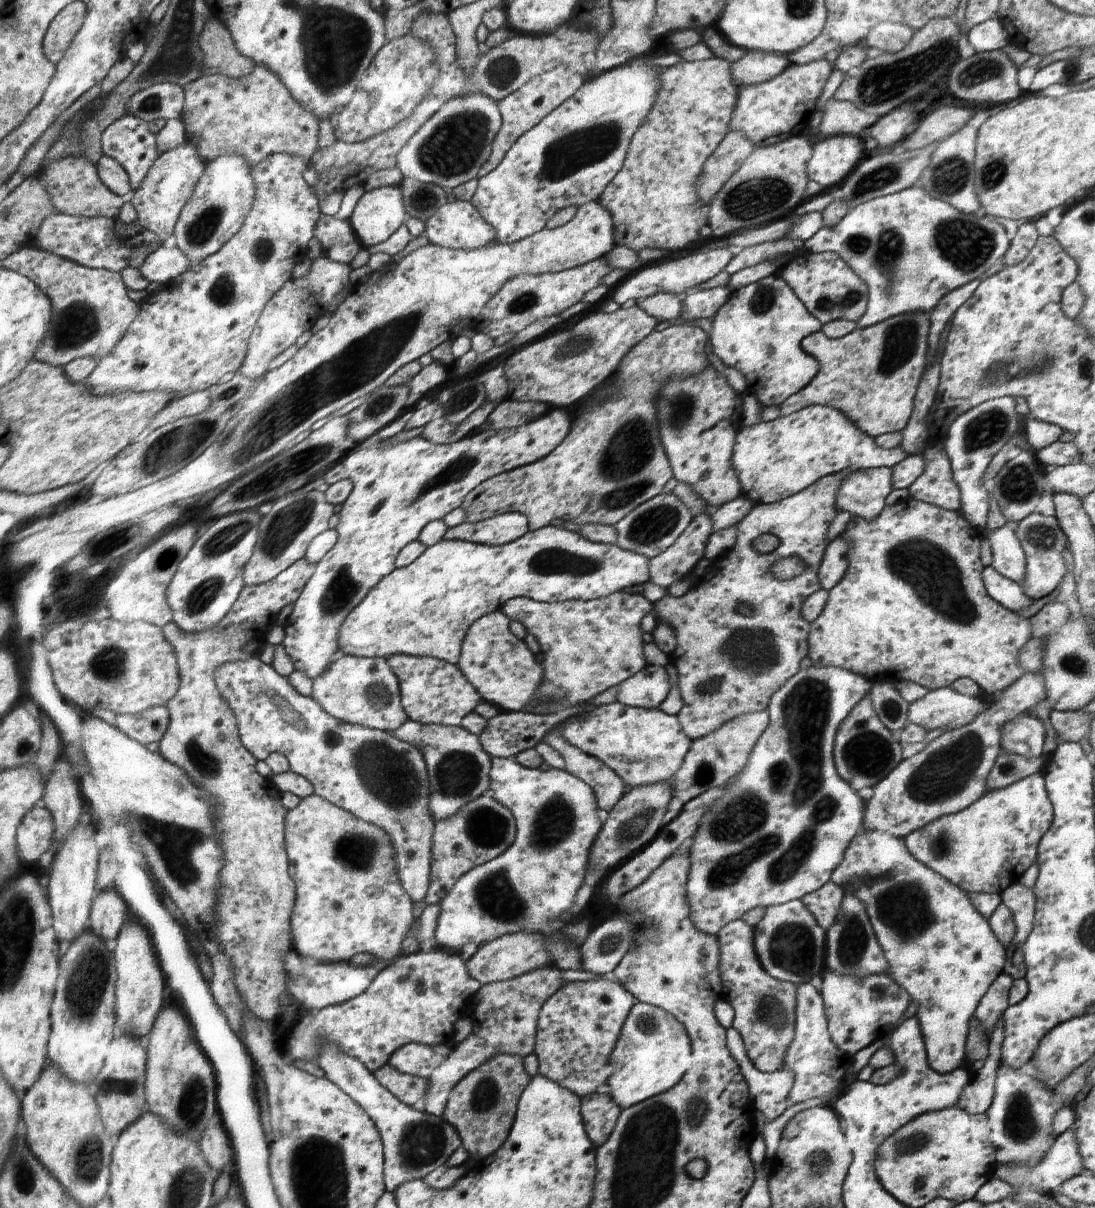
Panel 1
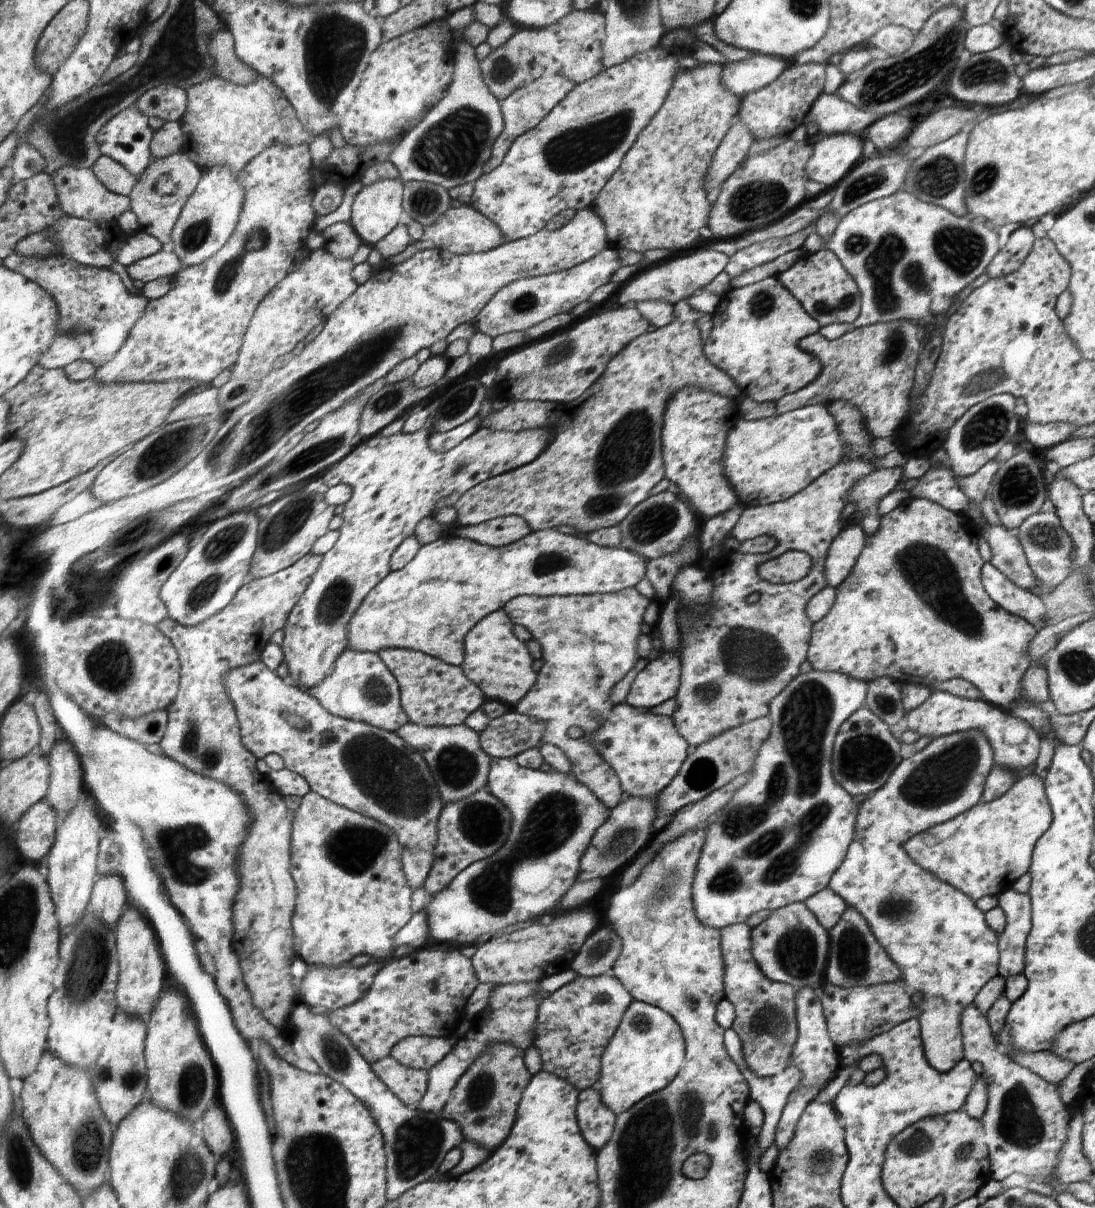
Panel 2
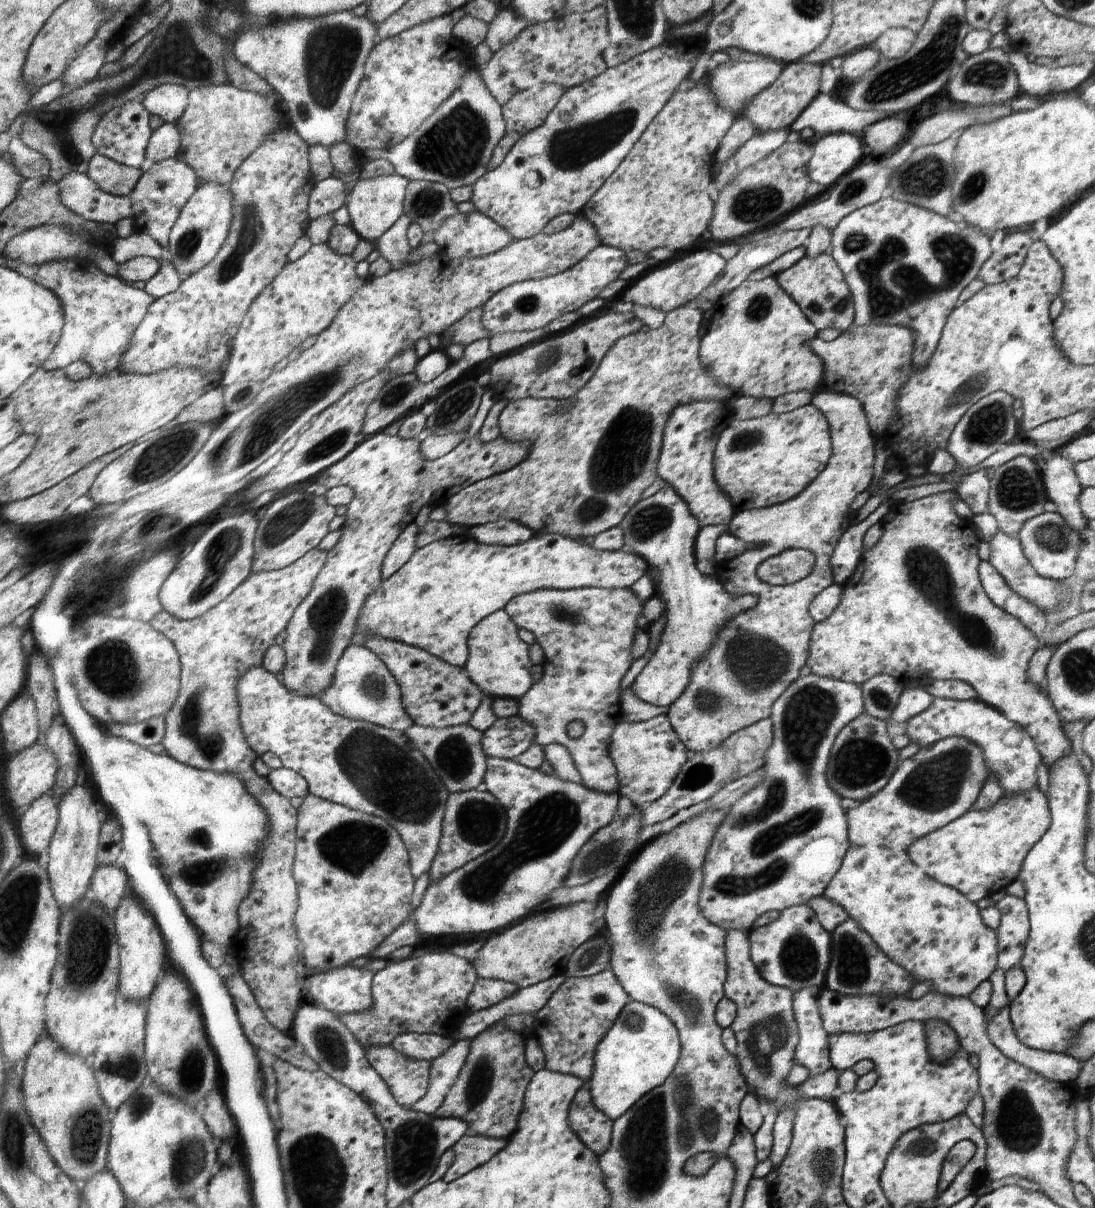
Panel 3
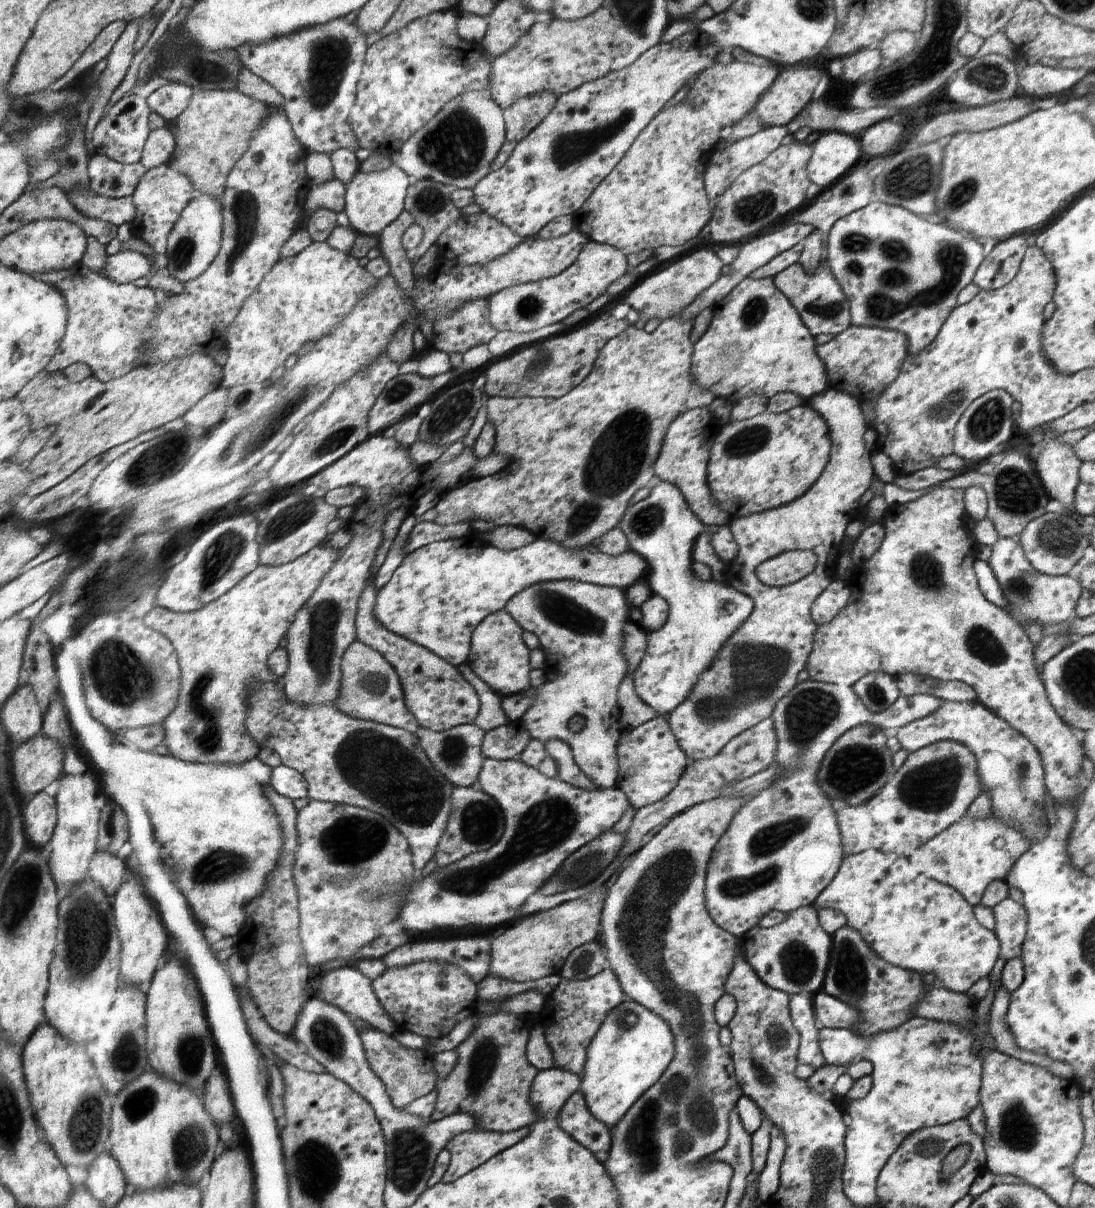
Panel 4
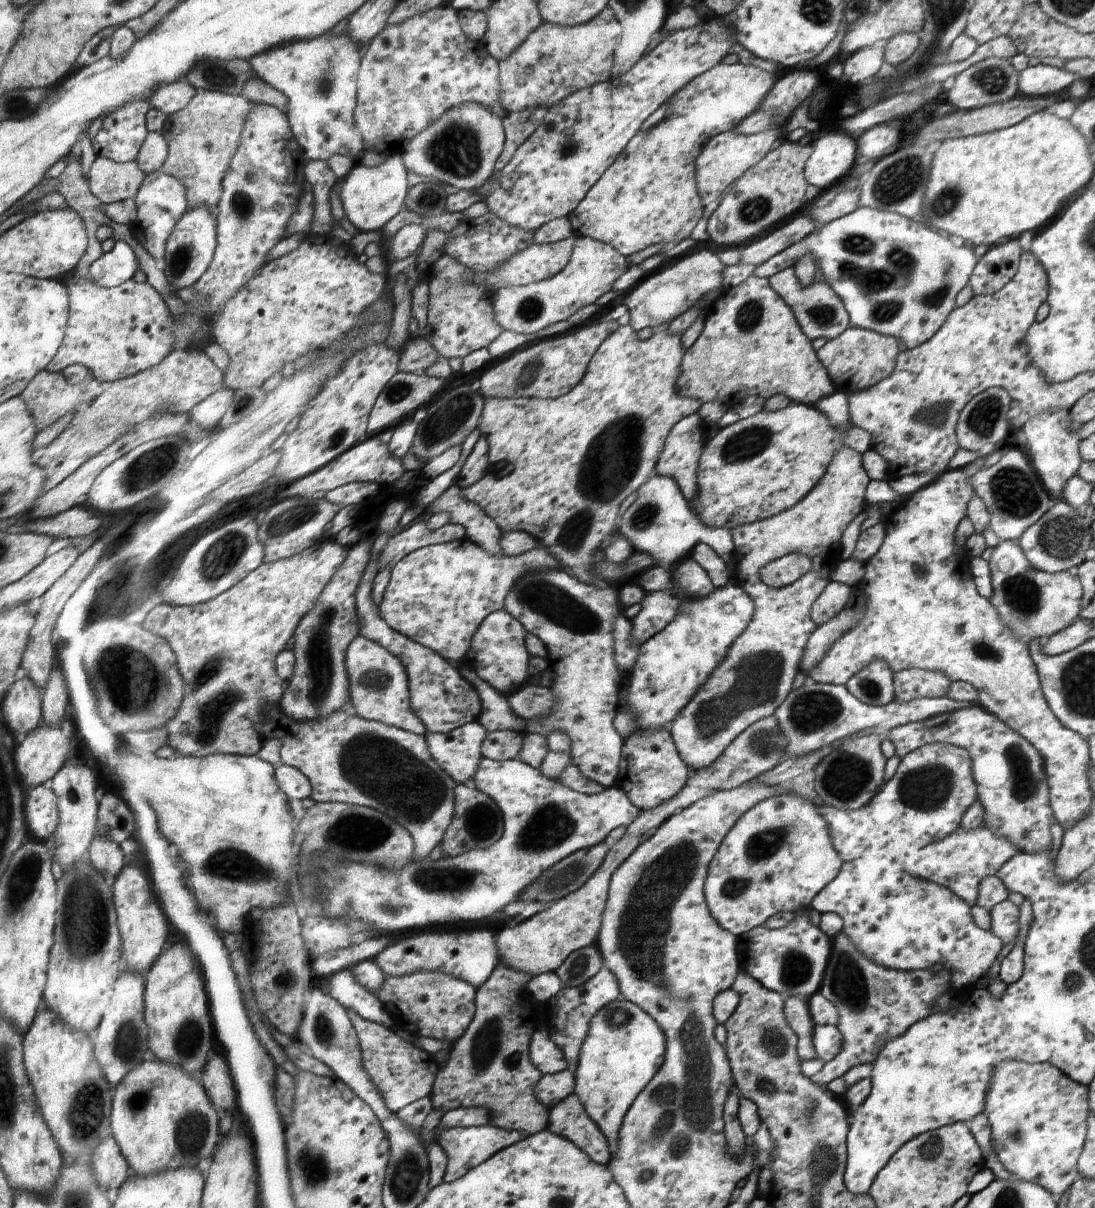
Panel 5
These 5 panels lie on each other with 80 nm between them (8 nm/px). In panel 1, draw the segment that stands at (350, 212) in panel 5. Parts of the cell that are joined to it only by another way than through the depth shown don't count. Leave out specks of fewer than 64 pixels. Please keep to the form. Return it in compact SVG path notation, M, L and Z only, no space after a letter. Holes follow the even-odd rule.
M399 185L366 191L349 218L351 228L362 247L374 247L398 231L407 212Z

